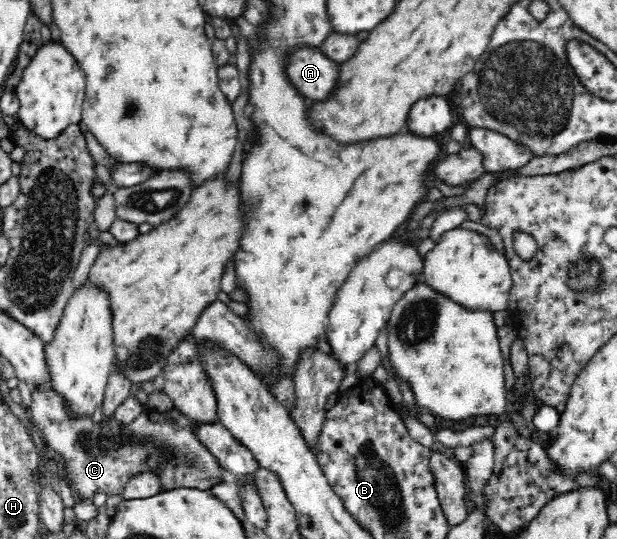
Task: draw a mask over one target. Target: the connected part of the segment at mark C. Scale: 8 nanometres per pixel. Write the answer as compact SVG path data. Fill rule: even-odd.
M31 389L31 421L41 430L47 448L54 455L61 457L65 478L70 484L76 500L93 499L97 493L105 493L108 497L122 495L125 484L139 474L153 474L158 477L161 490L198 489L211 493L211 489L219 483L232 483L235 477L219 464L217 456L209 450L209 446L201 443L195 435L196 422L183 415L173 407L165 411L146 409L130 422L123 423L113 416L103 417L101 423L93 421L93 415L75 416L69 402L53 389Z

